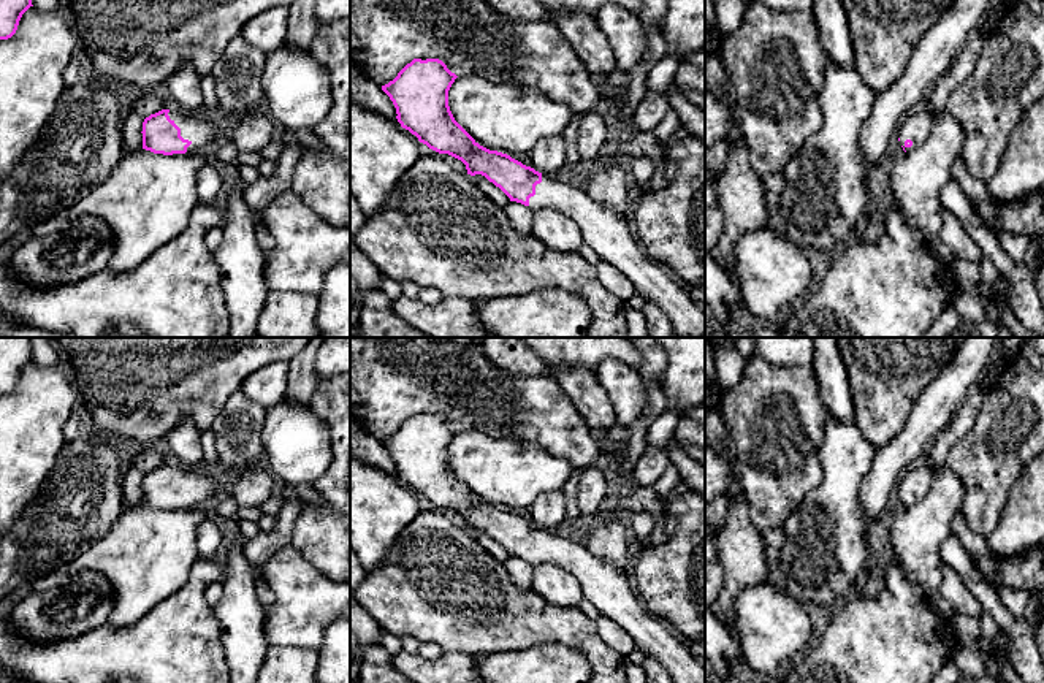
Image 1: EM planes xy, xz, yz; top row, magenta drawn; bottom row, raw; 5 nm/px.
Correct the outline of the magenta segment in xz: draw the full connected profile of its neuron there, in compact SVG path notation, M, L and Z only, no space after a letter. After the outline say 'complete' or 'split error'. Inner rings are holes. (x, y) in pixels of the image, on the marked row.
M413 59L393 81L382 86L382 90L393 101L401 127L415 135L420 143L439 154L448 154L461 160L466 165L467 174L485 176L499 187L510 201L529 206L532 211L554 208L570 217L580 227L585 244L594 249L602 261L623 271L634 282L635 293L661 306L672 322L672 338L705 338L705 312L697 307L697 303L684 288L667 276L664 266L646 255L642 244L634 239L626 216L591 198L583 189L542 174L507 154L480 146L455 120L448 106L448 90L456 78L458 76L439 59Z; split error

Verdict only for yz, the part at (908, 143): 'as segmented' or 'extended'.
extended

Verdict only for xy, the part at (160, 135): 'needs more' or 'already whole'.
needs more

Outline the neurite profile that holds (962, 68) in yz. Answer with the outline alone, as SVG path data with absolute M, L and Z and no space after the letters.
M982 27L973 30L960 54L944 76L941 76L925 93L925 111L935 119L946 106L949 95L963 84L974 71L985 43Z

